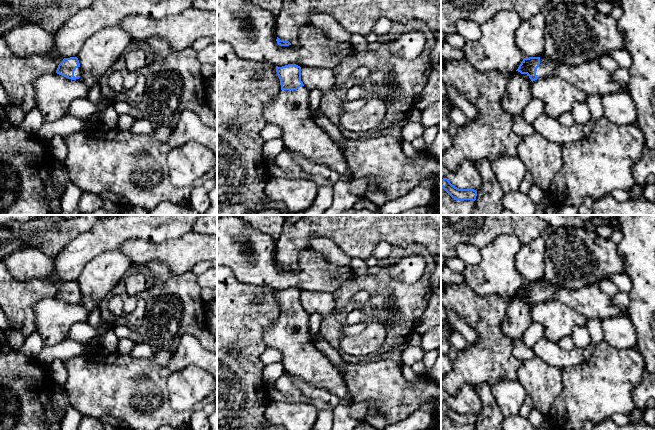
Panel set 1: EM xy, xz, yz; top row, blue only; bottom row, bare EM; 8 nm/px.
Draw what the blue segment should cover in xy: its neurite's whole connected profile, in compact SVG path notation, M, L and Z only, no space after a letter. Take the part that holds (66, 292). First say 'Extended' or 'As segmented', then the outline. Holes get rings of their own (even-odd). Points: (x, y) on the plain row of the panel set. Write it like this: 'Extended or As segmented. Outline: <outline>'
Extended. Outline: M56 278L52 279L57 287L58 292L56 297L62 299L68 303L76 304L81 301L82 294L80 291L80 287L77 281L70 281L70 282L59 282Z

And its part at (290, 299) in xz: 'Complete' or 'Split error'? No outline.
Split error

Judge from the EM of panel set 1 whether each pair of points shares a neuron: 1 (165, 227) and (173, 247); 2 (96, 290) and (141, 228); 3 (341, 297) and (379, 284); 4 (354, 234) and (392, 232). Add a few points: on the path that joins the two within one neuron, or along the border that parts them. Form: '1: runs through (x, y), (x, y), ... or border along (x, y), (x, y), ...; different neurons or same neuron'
1: border along (191, 230), (178, 237), (161, 241), (146, 239); different neurons
2: border along (117, 247), (111, 250), (104, 250), (95, 257); different neurons
3: runs through (350, 288), (354, 284), (370, 284); same neuron
4: runs through (363, 232), (383, 232); same neuron

